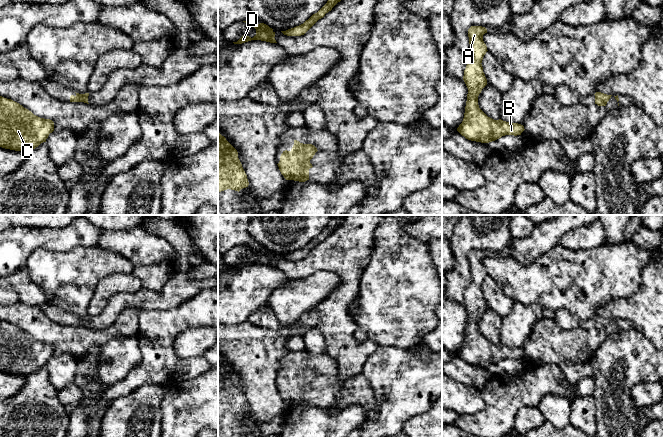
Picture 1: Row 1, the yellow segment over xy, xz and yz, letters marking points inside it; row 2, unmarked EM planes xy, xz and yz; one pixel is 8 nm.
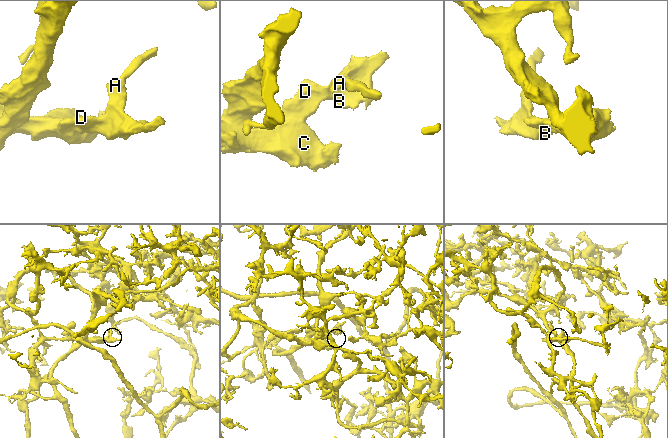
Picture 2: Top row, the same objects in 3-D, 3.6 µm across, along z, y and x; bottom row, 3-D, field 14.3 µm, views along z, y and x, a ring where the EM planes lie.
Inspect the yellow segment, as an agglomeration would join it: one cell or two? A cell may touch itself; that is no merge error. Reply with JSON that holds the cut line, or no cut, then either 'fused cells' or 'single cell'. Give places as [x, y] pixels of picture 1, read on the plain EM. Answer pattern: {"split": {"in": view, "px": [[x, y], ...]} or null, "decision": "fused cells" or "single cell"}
{"split": null, "decision": "single cell"}

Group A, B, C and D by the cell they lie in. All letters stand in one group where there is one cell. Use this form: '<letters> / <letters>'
A B C D

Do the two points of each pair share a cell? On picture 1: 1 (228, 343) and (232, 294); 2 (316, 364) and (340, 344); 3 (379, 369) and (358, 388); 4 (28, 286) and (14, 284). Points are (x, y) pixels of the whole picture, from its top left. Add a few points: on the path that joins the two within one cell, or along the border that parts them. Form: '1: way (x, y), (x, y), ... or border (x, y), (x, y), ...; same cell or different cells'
1: border (246, 320), (228, 325); different cells
2: border (325, 352), (335, 362), (338, 375); different cells
3: border (361, 373), (368, 381), (376, 402); different cells
4: way (25, 286), (17, 284); same cell

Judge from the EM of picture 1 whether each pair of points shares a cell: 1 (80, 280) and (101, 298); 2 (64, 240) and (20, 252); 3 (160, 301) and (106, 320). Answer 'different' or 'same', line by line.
1: different
2: same
3: same

